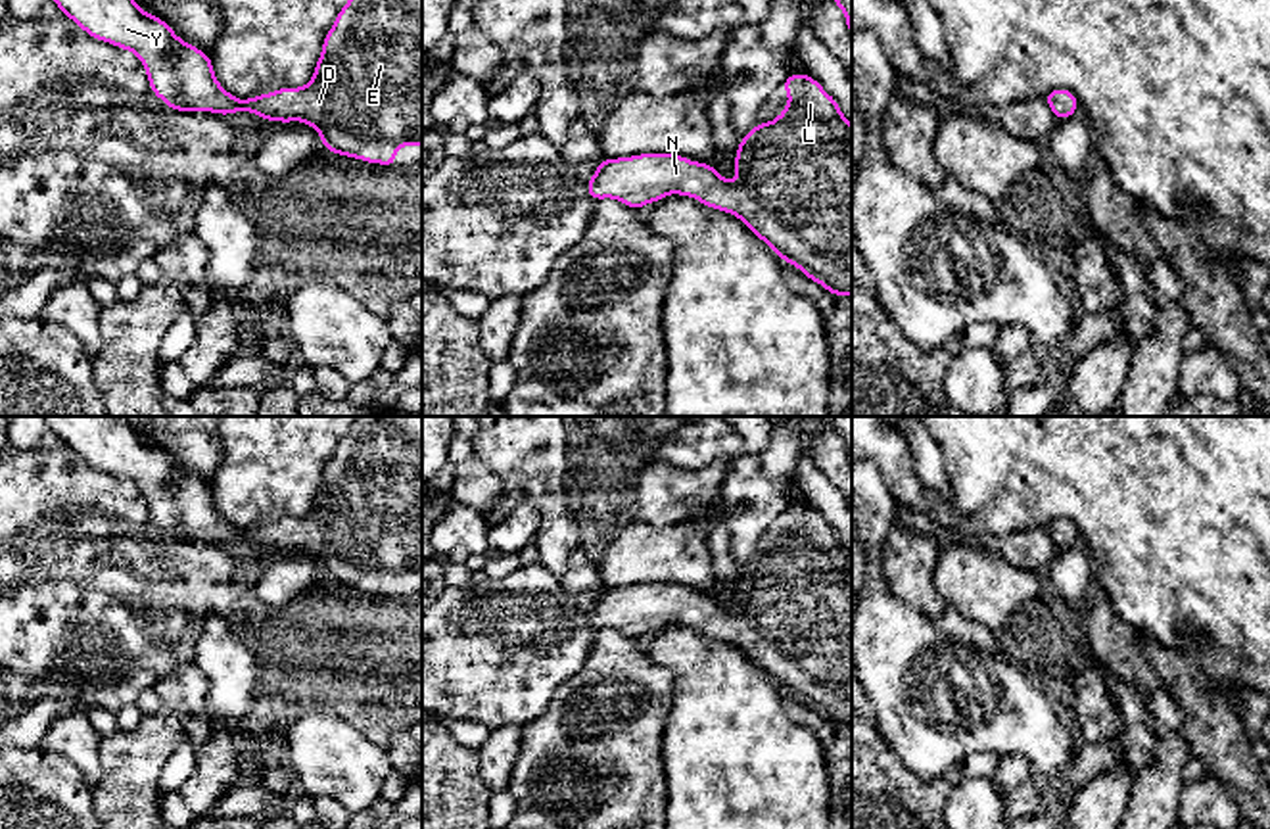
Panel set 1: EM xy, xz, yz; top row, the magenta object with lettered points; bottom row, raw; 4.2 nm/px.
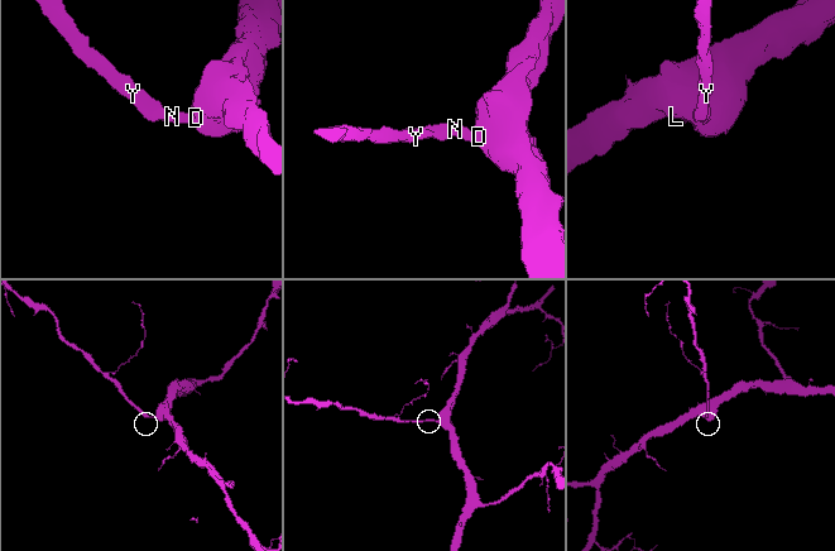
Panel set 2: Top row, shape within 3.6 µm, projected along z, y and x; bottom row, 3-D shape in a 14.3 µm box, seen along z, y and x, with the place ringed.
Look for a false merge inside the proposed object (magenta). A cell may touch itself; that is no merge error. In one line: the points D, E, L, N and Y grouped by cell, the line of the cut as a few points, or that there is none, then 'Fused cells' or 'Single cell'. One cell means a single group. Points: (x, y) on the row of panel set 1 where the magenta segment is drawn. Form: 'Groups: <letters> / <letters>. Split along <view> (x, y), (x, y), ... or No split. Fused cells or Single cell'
Groups: D E L N Y. No split. Single cell

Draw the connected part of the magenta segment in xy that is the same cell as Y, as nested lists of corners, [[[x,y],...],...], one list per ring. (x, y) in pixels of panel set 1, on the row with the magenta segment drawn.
[[[134,0],[54,2],[92,38],[132,52],[148,73],[152,92],[175,111],[249,111],[263,121],[301,121],[318,130],[328,152],[388,167],[395,165],[401,146],[422,146],[422,0],[347,0],[322,40],[311,81],[303,88],[284,86],[249,100],[226,92],[211,58]]]

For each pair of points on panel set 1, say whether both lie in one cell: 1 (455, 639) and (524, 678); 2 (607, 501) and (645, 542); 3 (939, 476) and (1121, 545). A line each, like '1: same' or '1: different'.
1: same
2: different
3: different

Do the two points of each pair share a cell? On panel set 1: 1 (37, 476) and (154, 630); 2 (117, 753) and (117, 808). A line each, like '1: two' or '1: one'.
1: one
2: one

